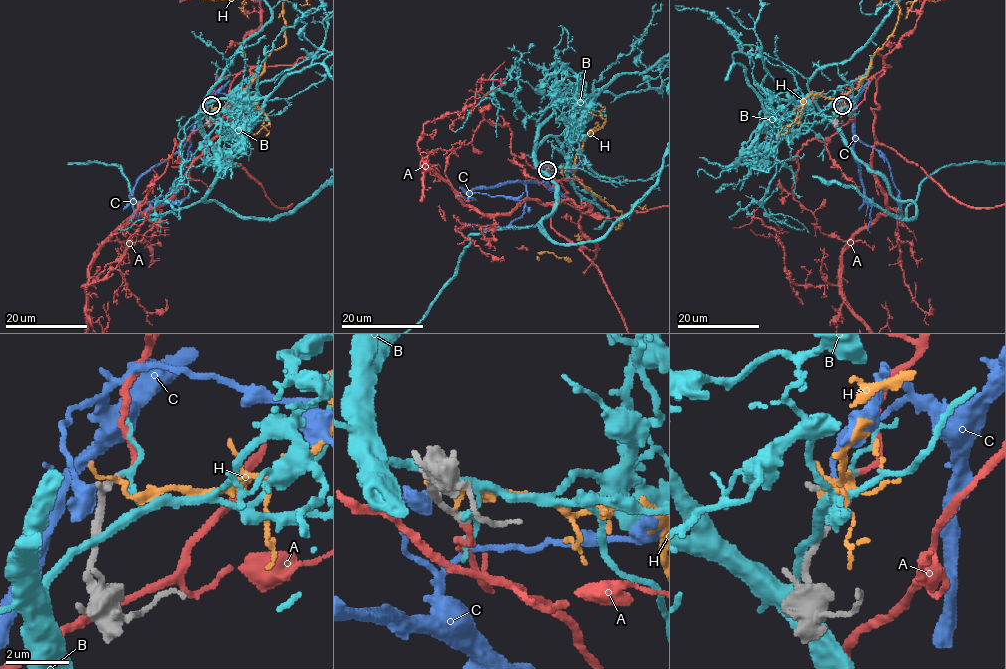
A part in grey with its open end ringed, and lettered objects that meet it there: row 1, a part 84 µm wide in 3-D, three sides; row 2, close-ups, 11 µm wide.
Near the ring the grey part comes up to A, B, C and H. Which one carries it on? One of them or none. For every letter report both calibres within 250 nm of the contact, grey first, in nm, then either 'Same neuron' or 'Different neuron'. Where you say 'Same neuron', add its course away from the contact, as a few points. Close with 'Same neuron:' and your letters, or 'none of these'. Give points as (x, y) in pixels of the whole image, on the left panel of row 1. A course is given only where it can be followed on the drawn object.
A: Thickness 190 nm (grey) against 190 nm. Same neuron
B: Thickness 200 nm (grey) against 160 nm. Different neuron
C: Thickness 240 nm (grey) against 600 nm. Different neuron
H: Thickness 160 nm (grey) against 110 nm. Different neuron
Same neuron: A

